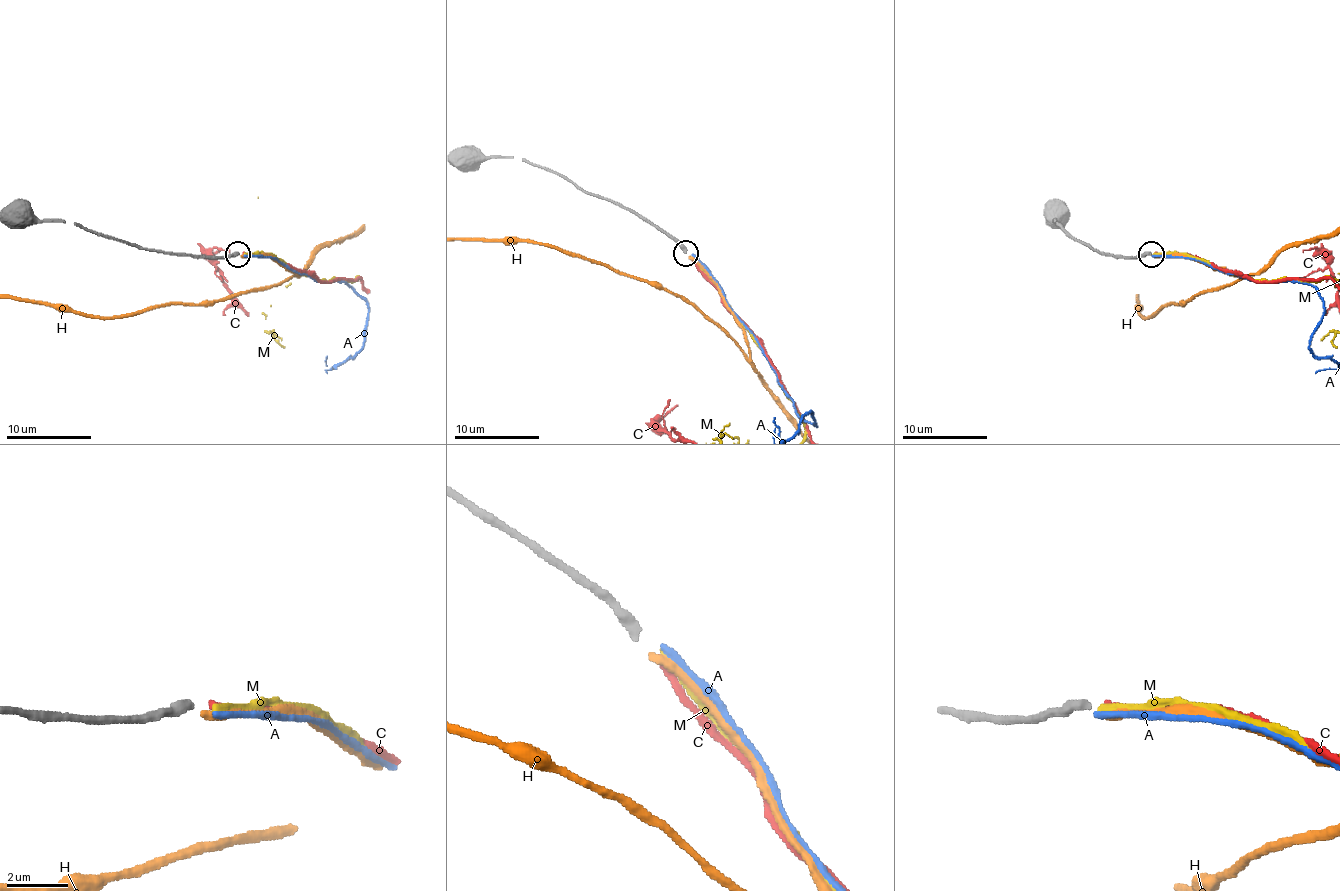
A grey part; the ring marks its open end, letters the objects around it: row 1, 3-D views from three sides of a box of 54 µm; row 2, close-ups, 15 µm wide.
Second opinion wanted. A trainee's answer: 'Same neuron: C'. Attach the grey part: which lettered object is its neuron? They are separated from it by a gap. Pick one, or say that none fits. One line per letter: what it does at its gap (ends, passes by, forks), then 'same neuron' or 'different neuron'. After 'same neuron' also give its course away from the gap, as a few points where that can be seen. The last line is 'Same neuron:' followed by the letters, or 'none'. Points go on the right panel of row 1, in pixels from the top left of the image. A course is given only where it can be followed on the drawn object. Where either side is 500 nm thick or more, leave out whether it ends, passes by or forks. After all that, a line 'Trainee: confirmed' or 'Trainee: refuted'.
A: it ends there; different neuron
C: it ends there; same neuron
H: it ends there; different neuron
M: it ends there; different neuron
Same neuron: C
Trainee: confirmed

